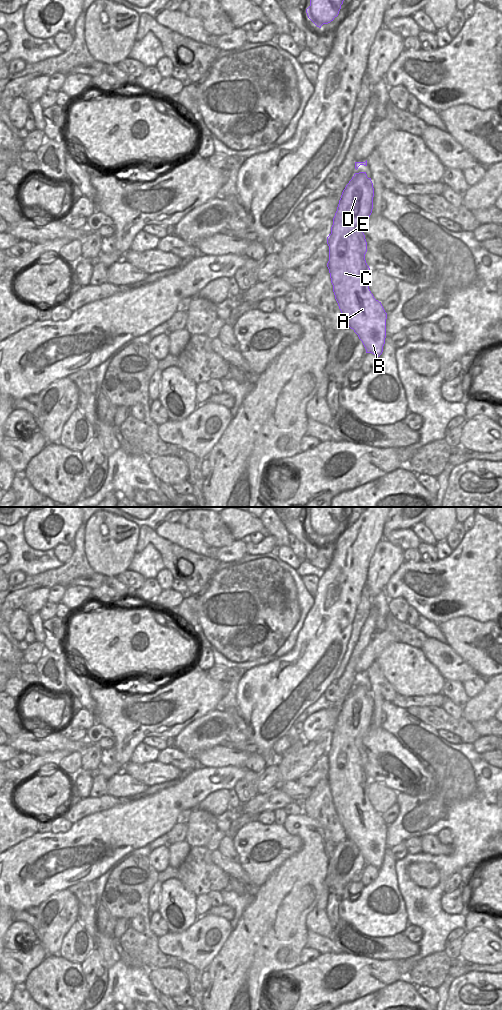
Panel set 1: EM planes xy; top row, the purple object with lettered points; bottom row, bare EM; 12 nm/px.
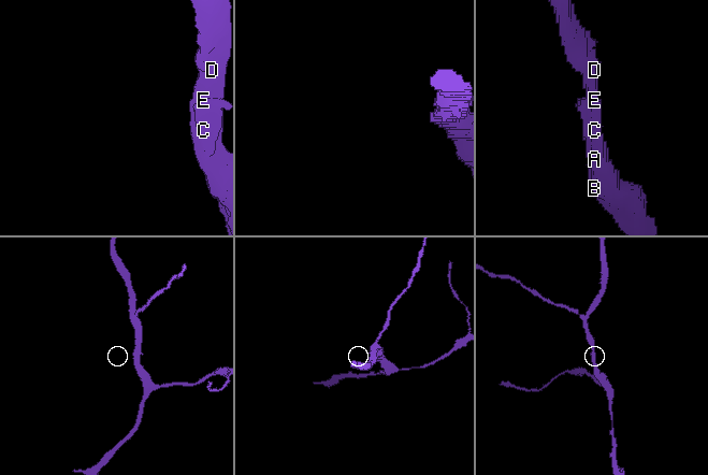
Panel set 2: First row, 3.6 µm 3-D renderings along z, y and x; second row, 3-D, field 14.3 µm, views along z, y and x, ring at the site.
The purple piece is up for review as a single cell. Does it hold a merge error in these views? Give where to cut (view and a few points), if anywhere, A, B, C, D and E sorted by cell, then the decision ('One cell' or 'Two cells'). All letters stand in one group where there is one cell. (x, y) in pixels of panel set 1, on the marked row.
No split. Groups: A B C D E. One cell

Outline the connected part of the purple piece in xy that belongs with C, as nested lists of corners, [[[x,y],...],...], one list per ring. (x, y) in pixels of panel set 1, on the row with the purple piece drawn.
[[[366,172],[355,173],[342,192],[337,211],[333,218],[331,233],[327,237],[329,246],[329,269],[333,292],[347,326],[354,330],[362,341],[366,353],[380,356],[386,338],[386,319],[381,302],[371,293],[366,281],[370,270],[365,260],[367,242],[363,226],[368,221],[373,209],[374,188]]]

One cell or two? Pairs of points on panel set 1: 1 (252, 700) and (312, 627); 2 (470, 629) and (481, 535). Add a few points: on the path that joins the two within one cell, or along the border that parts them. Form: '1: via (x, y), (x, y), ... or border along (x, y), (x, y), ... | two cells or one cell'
1: via (271, 686), (311, 646) | one cell
2: border along (448, 619), (471, 617), (479, 621), (491, 621) | two cells

